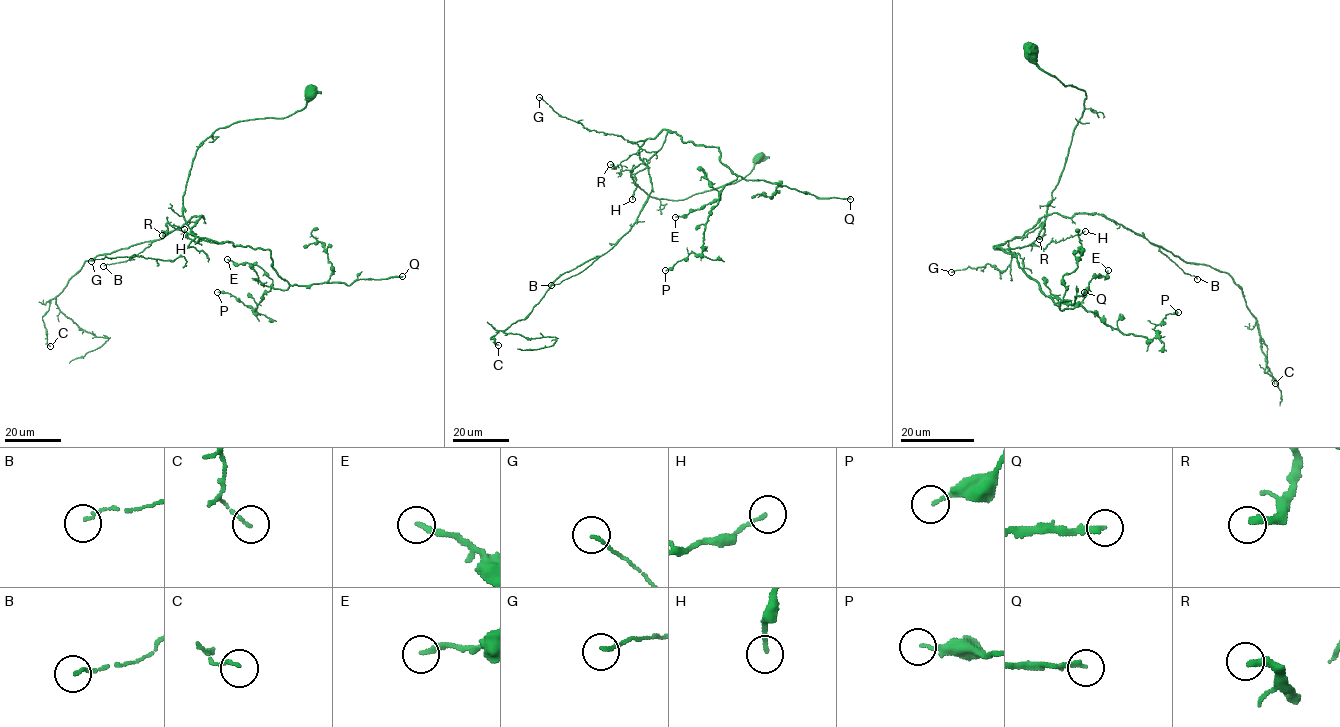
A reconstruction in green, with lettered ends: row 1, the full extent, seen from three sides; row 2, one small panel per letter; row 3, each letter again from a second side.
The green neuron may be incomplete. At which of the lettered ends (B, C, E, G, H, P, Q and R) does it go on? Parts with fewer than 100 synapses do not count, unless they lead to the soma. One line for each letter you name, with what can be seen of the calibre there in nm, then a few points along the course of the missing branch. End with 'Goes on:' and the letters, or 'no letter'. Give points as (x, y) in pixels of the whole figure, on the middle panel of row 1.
Q: 170 nm
Goes on: Q

